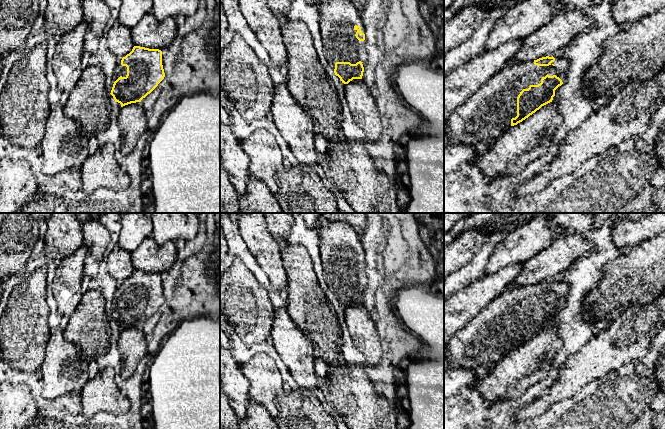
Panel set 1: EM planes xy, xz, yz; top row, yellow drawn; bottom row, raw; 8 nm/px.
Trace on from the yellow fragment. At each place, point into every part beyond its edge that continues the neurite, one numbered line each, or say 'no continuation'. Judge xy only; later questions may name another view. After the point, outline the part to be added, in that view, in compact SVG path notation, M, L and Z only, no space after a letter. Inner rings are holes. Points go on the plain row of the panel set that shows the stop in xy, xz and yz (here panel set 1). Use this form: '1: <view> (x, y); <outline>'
1: xy (120, 294); M121 284L117 288L117 291L115 292L114 298L113 298L113 305L115 306L120 300L126 301L127 299L127 291L121 289Z

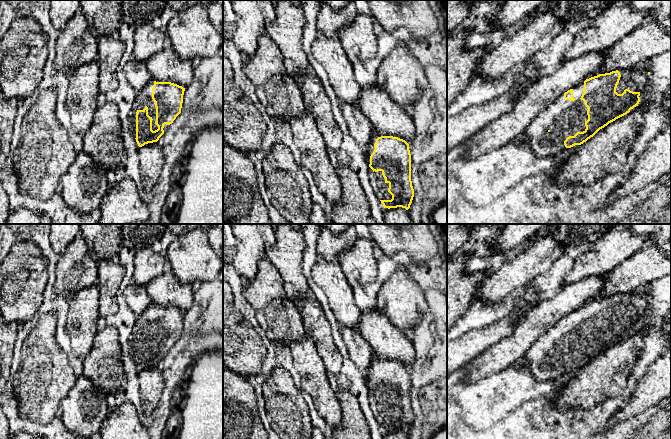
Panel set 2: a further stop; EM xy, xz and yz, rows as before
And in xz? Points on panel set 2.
1: xz (377, 404); M368 391L368 396L370 407L379 424L391 424L392 419L388 416L389 407L385 406L382 395L375 396Z

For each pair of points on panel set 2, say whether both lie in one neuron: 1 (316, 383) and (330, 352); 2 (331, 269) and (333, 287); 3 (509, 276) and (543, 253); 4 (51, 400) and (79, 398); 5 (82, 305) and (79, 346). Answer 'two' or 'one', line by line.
1: two
2: one
3: one
4: two
5: one

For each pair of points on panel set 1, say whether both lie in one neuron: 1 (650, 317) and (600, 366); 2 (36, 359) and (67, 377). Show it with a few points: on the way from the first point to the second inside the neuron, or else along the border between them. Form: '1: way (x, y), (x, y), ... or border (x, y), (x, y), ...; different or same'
1: way (637, 330), (629, 340), (613, 353); same
2: border (48, 340), (45, 346), (45, 357), (39, 367); different

